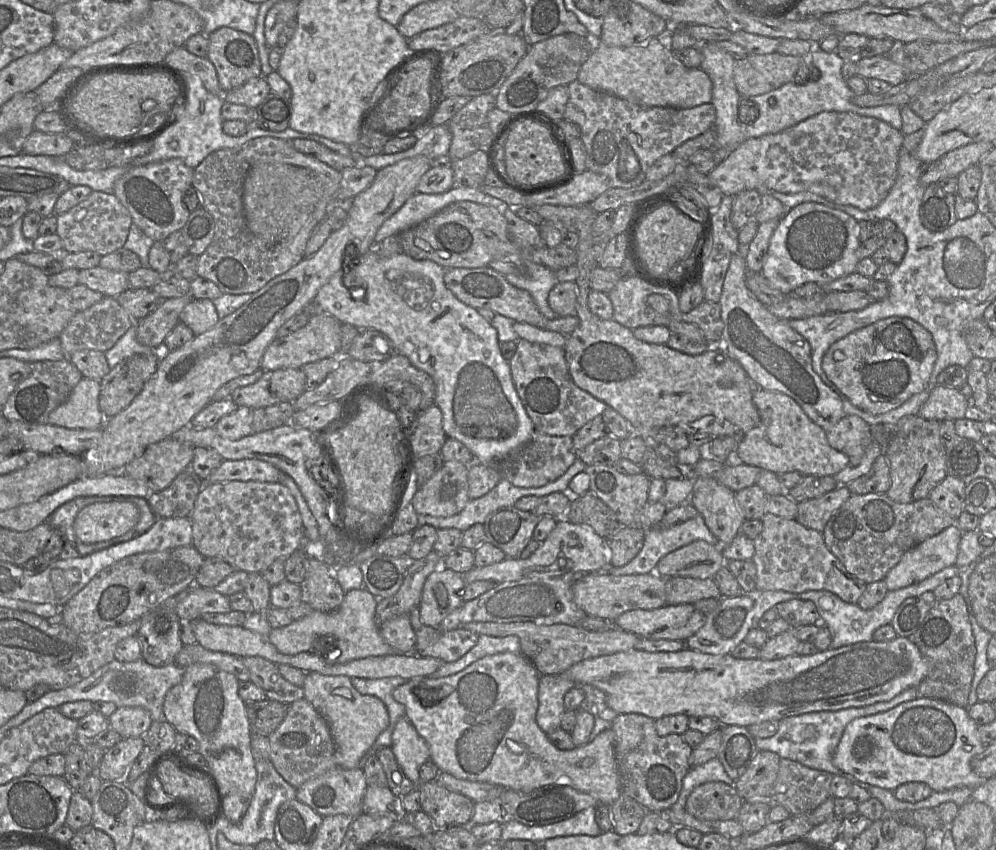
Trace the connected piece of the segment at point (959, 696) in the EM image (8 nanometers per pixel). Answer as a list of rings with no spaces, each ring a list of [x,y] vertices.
[[[958,593],[950,599],[936,598],[923,623],[909,639],[919,648],[928,664],[928,673],[917,686],[919,697],[939,699],[967,708],[970,705],[976,646],[964,597]]]

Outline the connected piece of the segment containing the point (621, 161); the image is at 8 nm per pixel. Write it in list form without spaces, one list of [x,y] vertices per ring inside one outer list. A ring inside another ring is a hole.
[[[575,80],[567,85],[568,101],[564,119],[576,123],[586,151],[586,166],[600,175],[612,188],[634,188],[646,180],[648,169],[662,156],[713,127],[716,110],[712,103],[693,108],[640,107],[616,96],[597,91]]]

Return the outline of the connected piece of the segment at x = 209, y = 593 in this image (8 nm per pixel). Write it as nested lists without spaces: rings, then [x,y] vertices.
[[[193,586],[188,591],[184,591],[183,599],[177,604],[175,608],[176,613],[179,615],[181,619],[181,627],[182,621],[191,622],[193,620],[201,618],[204,613],[226,613],[231,611],[229,599],[227,596],[216,592],[212,588],[202,588],[199,586]]]

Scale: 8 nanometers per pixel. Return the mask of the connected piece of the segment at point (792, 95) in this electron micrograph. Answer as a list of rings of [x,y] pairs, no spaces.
[[[812,43],[812,50],[804,57],[807,63],[812,63],[820,71],[818,80],[805,84],[789,82],[781,87],[761,95],[751,95],[748,98],[759,107],[759,116],[752,123],[740,122],[745,138],[757,138],[766,134],[776,134],[797,123],[824,111],[852,112],[862,116],[882,120],[900,131],[902,117],[900,106],[883,105],[876,107],[860,107],[852,102],[856,93],[847,85],[841,69],[844,59],[836,51],[825,52],[817,44]]]

